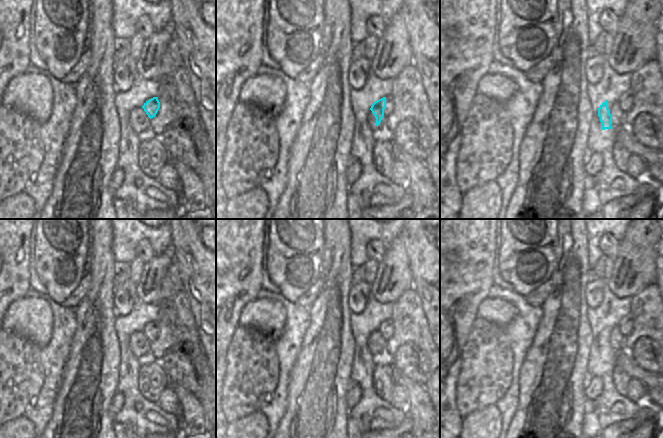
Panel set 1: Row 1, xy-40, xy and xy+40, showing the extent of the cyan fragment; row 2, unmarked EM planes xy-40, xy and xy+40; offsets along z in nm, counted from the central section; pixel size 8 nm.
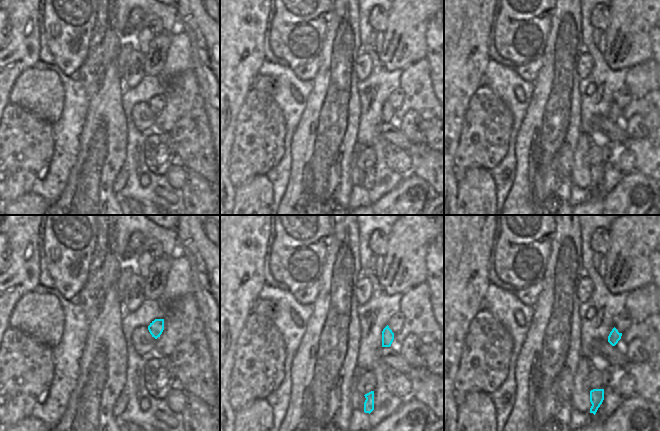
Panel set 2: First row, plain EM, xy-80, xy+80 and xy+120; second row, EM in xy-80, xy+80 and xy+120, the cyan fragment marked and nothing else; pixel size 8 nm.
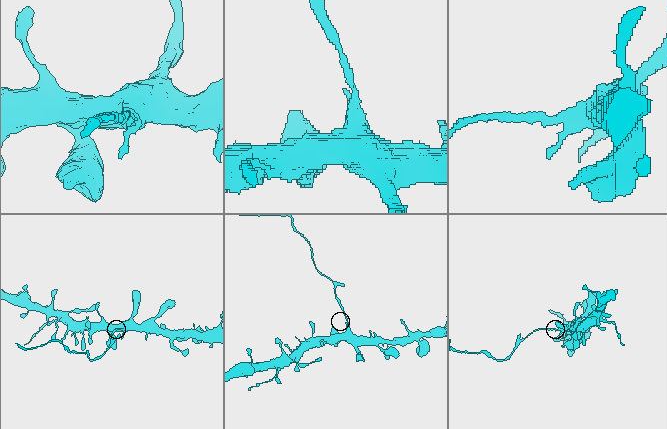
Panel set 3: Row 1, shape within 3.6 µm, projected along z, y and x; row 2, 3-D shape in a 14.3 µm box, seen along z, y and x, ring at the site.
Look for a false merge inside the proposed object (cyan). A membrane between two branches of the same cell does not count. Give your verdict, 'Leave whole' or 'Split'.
Split.

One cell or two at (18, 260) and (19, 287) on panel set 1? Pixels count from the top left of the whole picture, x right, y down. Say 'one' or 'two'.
one

